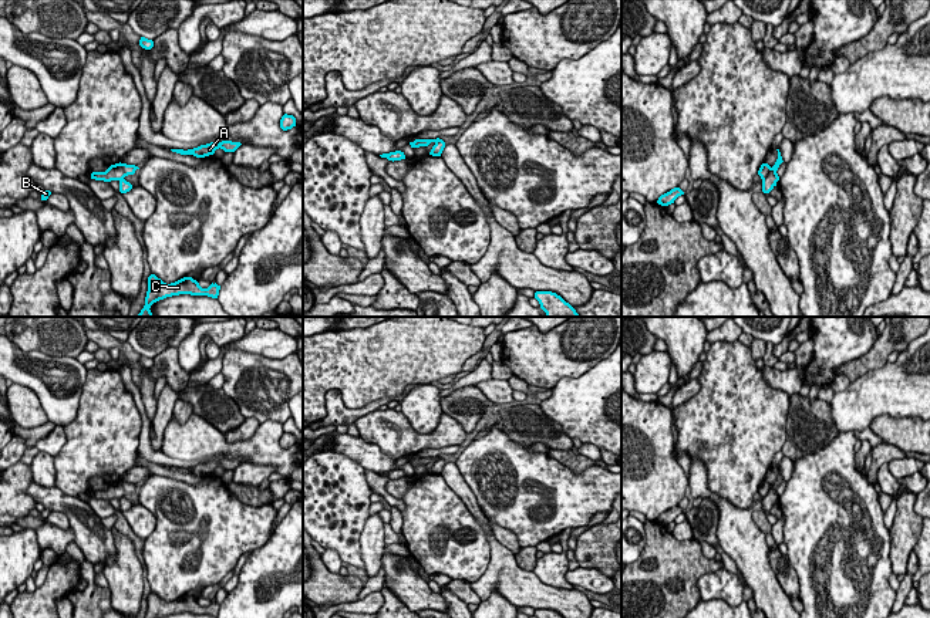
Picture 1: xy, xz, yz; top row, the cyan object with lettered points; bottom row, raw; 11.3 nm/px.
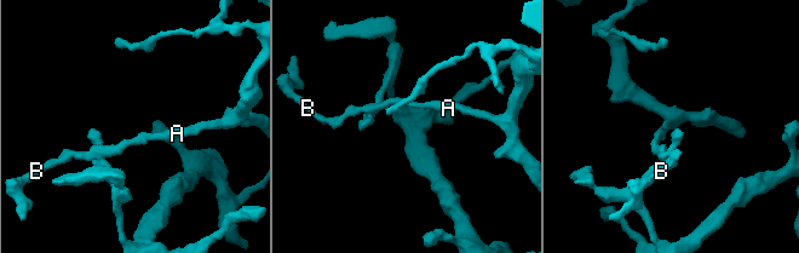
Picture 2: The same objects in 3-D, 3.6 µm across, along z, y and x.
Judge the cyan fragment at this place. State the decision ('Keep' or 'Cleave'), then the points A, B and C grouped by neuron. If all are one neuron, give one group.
Cleave. Groups: A B / C

